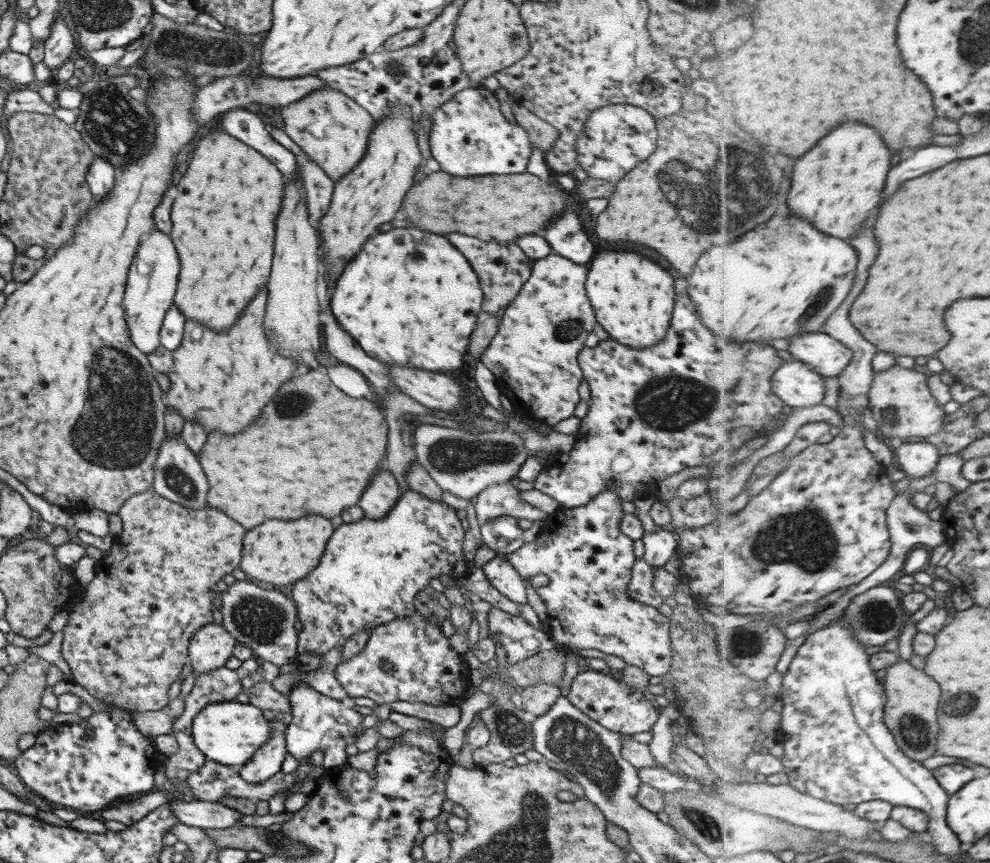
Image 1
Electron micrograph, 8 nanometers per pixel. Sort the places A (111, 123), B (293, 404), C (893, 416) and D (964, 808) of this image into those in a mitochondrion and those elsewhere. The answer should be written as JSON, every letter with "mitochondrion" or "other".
{"A":"mitochondrion","B":"mitochondrion","C":"mitochondrion","D":"other"}

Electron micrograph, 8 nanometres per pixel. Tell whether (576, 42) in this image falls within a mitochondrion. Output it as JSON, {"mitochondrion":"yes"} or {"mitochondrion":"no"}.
{"mitochondrion":"no"}

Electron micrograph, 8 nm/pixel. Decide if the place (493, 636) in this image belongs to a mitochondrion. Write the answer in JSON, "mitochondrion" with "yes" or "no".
{"mitochondrion":"no"}

